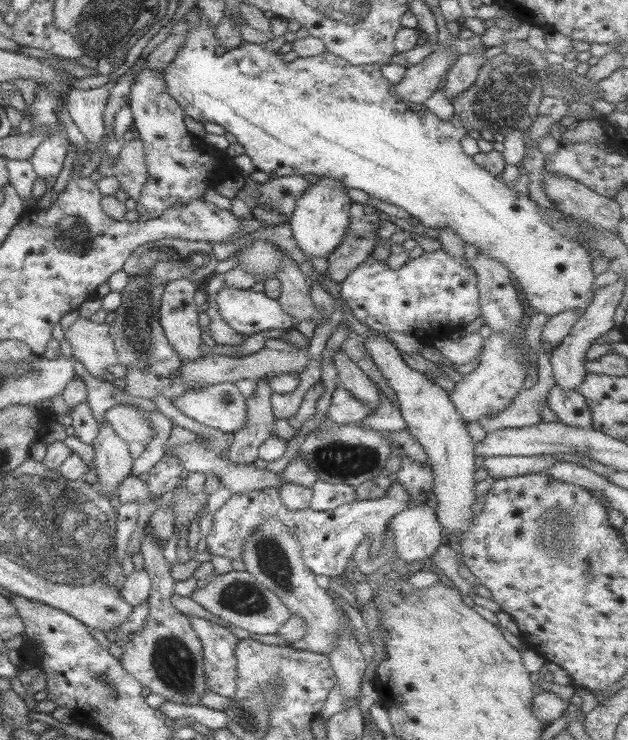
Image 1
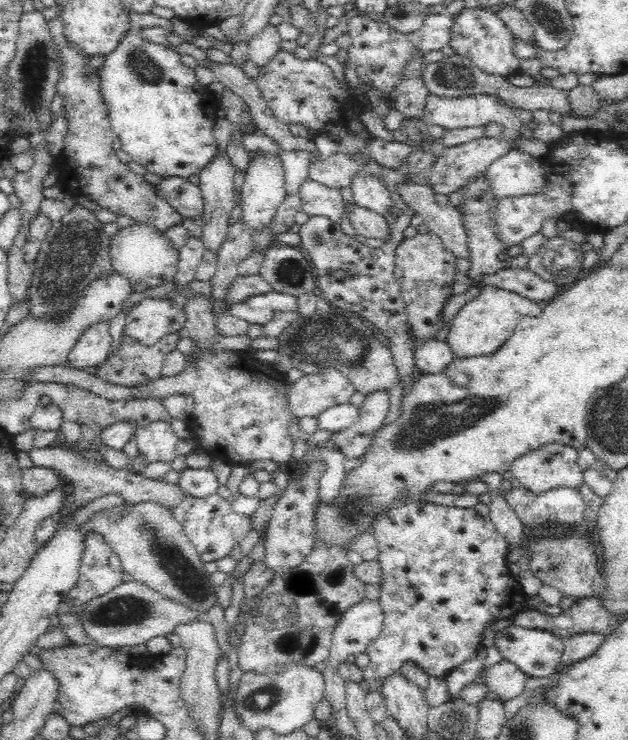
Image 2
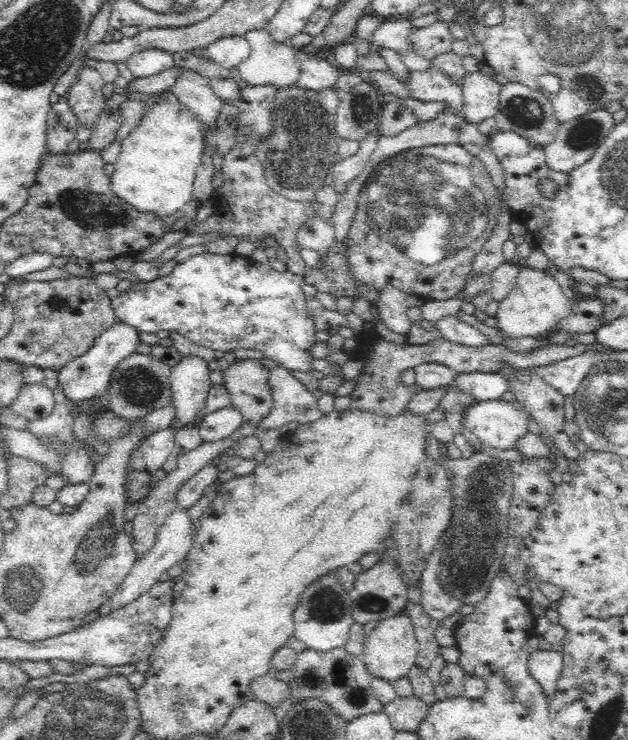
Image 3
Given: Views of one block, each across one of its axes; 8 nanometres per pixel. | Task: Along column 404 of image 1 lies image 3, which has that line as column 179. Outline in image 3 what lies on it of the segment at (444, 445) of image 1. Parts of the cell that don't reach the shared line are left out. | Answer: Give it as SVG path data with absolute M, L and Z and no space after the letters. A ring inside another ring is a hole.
M190 354L182 356L182 360L171 367L171 403L181 426L193 426L196 416L206 413L206 396L213 385L207 364L203 358Z

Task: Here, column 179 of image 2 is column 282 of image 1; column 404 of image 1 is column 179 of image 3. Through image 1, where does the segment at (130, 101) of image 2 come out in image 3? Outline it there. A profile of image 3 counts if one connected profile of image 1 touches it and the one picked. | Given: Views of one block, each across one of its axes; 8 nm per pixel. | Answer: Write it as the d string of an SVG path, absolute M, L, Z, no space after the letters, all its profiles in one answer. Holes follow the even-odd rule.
M170 90L158 95L159 98L155 102L144 103L149 106L147 114L142 118L140 125L121 140L121 151L113 164L114 173L110 176L110 189L139 212L153 212L155 216L165 218L180 209L190 208L193 183L203 155L205 140L197 117L182 106Z

